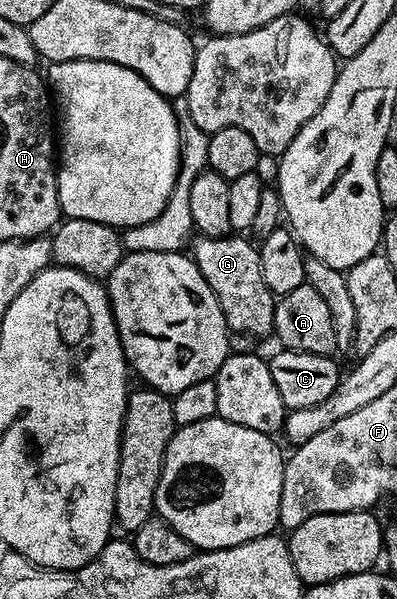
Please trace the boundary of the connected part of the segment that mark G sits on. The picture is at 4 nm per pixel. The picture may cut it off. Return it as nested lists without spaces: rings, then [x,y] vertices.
[[[233,233],[223,239],[211,239],[197,234],[191,240],[190,258],[196,262],[196,268],[206,277],[206,285],[218,297],[218,305],[228,323],[229,332],[240,335],[273,334],[274,309],[277,296],[262,281],[260,252],[247,238]]]

